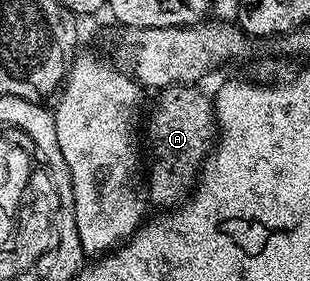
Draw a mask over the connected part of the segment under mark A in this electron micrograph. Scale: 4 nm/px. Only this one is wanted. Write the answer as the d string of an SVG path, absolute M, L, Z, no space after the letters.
M182 84L179 86L167 86L156 95L157 103L153 111L148 111L147 121L143 126L143 142L149 145L149 158L147 154L147 166L149 162L149 174L147 170L147 198L157 208L176 208L190 197L196 183L198 174L201 173L201 165L209 157L217 134L217 118L213 114L213 98L201 91L197 84Z

